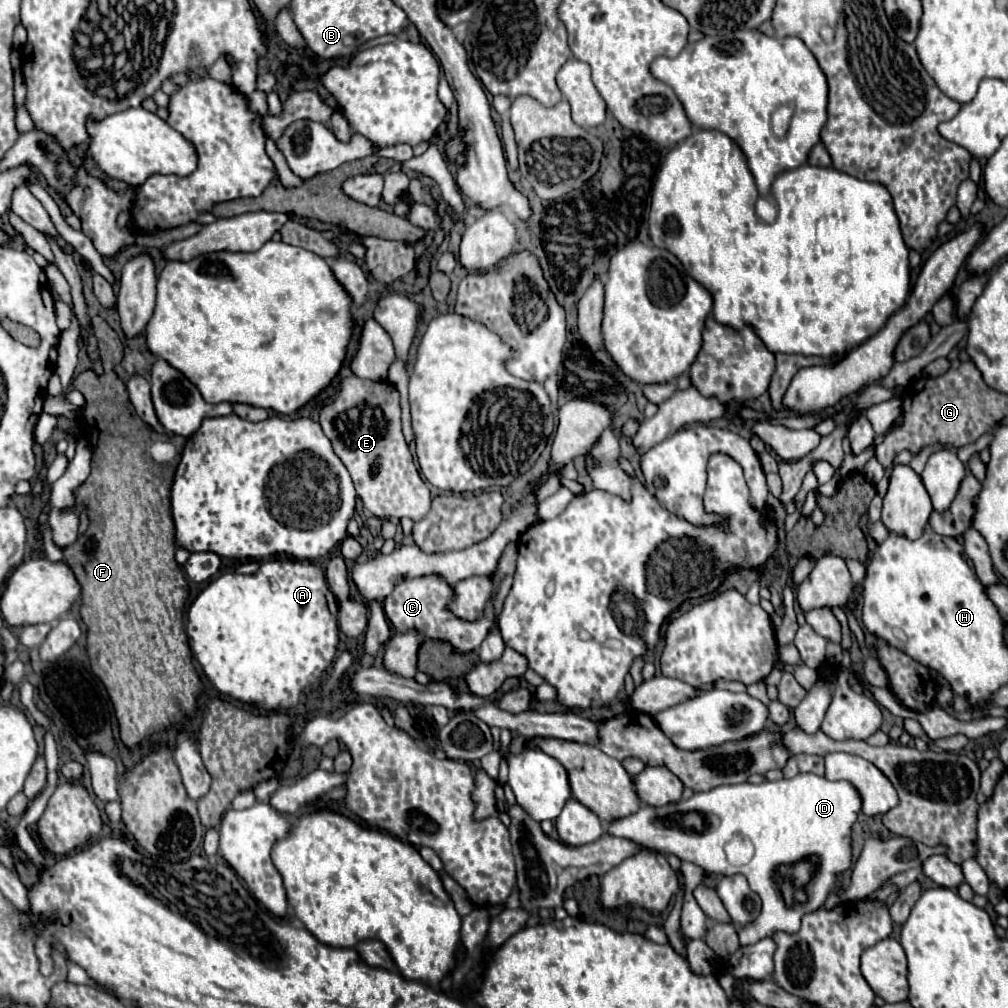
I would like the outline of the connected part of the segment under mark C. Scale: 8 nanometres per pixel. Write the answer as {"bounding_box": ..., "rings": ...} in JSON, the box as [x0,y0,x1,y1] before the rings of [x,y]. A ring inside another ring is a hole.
{"bounding_box":[383,574,497,654],"rings":[[[429,574],[429,576],[419,576],[419,578],[407,578],[399,586],[395,586],[395,590],[383,600],[383,610],[397,632],[413,630],[425,638],[449,642],[455,652],[467,654],[467,652],[475,652],[481,646],[481,642],[489,636],[489,630],[495,624],[495,616],[497,616],[493,608],[495,594],[497,592],[491,594],[491,600],[487,602],[481,618],[463,620],[449,610],[449,602],[455,596],[455,588],[445,578],[437,574]]]}

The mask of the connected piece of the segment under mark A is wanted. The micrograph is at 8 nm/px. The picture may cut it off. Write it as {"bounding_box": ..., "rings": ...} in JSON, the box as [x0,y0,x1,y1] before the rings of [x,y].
{"bounding_box":[185,560,339,710],"rings":[[[269,560],[269,562],[263,562],[259,566],[259,570],[255,574],[249,574],[249,576],[241,576],[241,574],[223,574],[215,580],[211,580],[207,584],[207,588],[203,588],[199,592],[199,596],[191,602],[189,610],[187,610],[187,626],[185,626],[185,632],[187,632],[187,638],[189,638],[189,646],[191,646],[191,652],[195,654],[195,658],[199,660],[205,676],[209,678],[209,682],[221,692],[221,694],[227,694],[235,700],[241,700],[241,702],[247,702],[247,704],[257,704],[257,706],[263,706],[267,710],[273,710],[273,708],[293,708],[299,700],[299,694],[313,682],[319,680],[319,676],[329,668],[329,664],[333,662],[335,658],[335,652],[337,652],[337,644],[339,644],[339,626],[337,626],[337,604],[333,604],[329,598],[335,598],[333,592],[329,590],[327,586],[327,580],[323,576],[323,570],[311,562],[291,562],[291,560]]]}

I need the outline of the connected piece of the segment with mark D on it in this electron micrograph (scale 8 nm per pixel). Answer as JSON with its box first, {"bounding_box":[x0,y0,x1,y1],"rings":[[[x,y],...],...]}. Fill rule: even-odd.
{"bounding_box":[605,774,861,946],"rings":[[[799,774],[795,778],[789,778],[789,780],[781,778],[777,782],[761,782],[761,784],[743,782],[743,784],[731,784],[731,786],[717,786],[715,790],[709,790],[709,792],[695,792],[689,800],[679,800],[659,808],[641,804],[637,812],[609,822],[605,826],[605,834],[627,838],[635,844],[659,850],[663,854],[675,854],[679,860],[691,862],[713,874],[723,874],[723,876],[743,874],[749,880],[751,890],[757,892],[763,900],[761,916],[751,926],[745,926],[739,932],[739,944],[747,946],[747,944],[755,944],[759,938],[771,936],[775,930],[783,930],[789,934],[797,932],[801,926],[801,916],[825,904],[829,892],[835,888],[835,874],[845,872],[851,866],[851,826],[857,820],[859,812],[861,812],[861,798],[859,798],[859,792],[849,782],[843,782],[843,780],[831,782],[817,774]],[[683,826],[705,826],[705,828],[703,832],[695,832],[695,830],[683,830]],[[735,834],[749,836],[749,840],[755,846],[755,856],[745,866],[731,866],[723,852],[723,844]],[[813,856],[817,858],[817,864],[813,868],[811,880],[807,882],[807,902],[787,904],[785,898],[779,896],[779,892],[775,890],[775,878],[773,878],[775,866],[797,864],[801,860],[811,860]]]}

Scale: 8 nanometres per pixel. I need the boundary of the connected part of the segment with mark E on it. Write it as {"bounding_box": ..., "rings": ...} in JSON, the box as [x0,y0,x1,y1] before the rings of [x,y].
{"bounding_box":[319,376,431,520],"rings":[[[349,376],[341,382],[337,398],[323,406],[319,424],[331,440],[335,454],[351,474],[357,498],[379,518],[411,518],[419,520],[427,514],[431,496],[425,480],[421,480],[413,456],[401,432],[399,392],[389,380],[363,380]]]}

